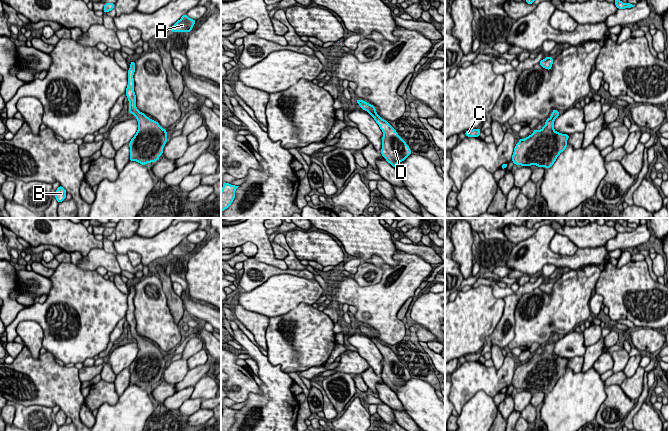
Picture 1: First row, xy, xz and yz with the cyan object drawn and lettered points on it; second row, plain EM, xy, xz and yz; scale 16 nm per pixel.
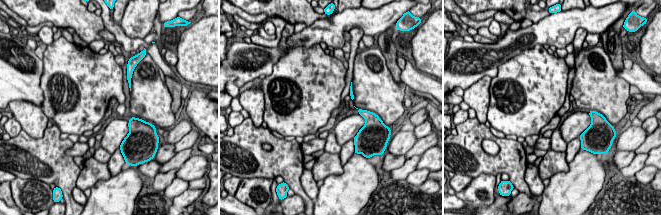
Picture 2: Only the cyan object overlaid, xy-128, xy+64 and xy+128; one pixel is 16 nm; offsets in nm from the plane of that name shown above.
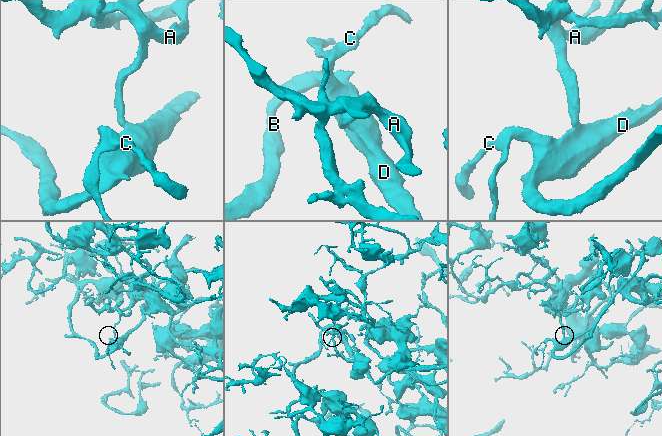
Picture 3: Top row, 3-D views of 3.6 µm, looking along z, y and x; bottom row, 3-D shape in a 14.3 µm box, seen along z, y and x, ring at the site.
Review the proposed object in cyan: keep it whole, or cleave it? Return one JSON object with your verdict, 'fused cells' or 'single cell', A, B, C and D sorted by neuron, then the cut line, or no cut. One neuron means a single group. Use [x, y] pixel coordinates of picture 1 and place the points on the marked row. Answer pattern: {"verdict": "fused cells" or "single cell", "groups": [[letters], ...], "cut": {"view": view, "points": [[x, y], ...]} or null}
{"verdict": "single cell", "groups": [["A", "B", "C", "D"]], "cut": null}

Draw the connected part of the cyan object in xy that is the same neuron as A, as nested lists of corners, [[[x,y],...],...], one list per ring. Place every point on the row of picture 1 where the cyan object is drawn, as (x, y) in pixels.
[[[183,15],[180,20],[178,20],[172,27],[171,32],[190,32],[196,23],[196,20],[193,20],[187,16]]]

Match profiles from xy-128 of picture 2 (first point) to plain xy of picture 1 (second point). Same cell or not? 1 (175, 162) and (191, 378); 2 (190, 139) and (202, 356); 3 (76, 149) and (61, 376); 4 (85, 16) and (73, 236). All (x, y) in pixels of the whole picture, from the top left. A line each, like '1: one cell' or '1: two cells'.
1: one cell
2: one cell
3: two cells
4: one cell

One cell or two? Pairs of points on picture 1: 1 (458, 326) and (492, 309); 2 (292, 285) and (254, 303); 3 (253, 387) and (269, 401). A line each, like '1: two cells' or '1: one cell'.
1: one cell
2: one cell
3: two cells

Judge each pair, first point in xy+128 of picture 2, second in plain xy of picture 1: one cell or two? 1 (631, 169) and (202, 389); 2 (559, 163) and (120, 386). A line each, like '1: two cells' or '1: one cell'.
1: two cells
2: two cells

